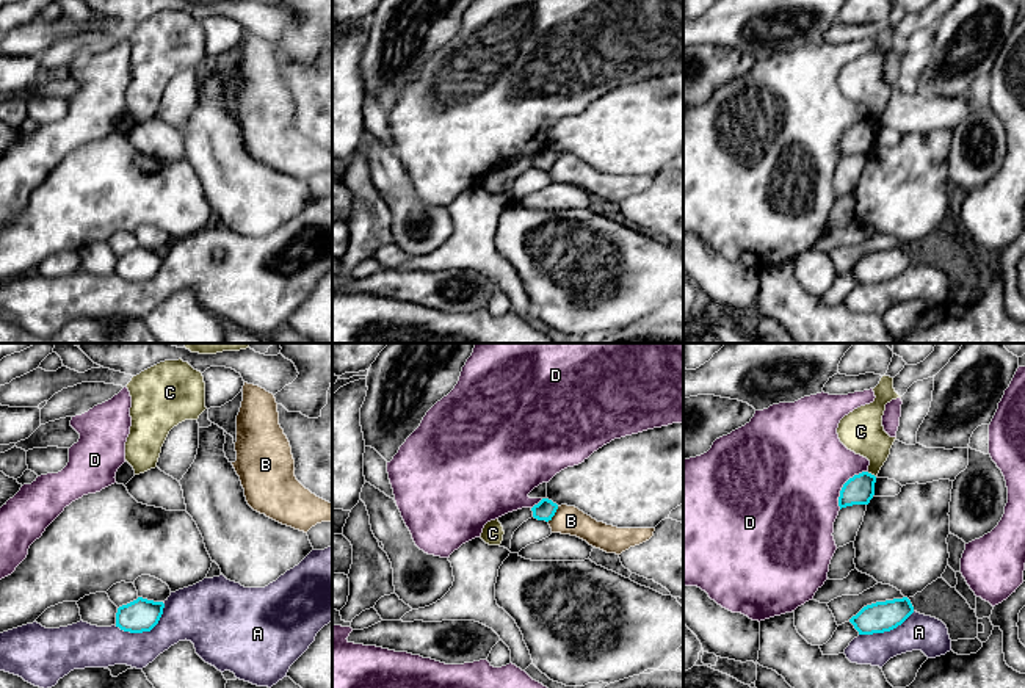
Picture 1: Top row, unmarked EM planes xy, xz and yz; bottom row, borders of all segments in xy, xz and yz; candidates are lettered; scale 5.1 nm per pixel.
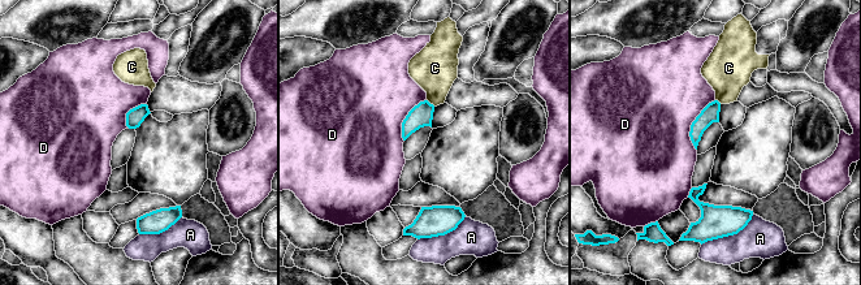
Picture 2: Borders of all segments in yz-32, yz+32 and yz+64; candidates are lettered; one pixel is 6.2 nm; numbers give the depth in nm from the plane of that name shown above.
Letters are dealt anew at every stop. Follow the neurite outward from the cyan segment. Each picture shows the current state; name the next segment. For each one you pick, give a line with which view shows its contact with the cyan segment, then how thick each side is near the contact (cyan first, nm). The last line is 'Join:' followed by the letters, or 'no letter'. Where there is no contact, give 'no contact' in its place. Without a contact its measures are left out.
Join: no letter

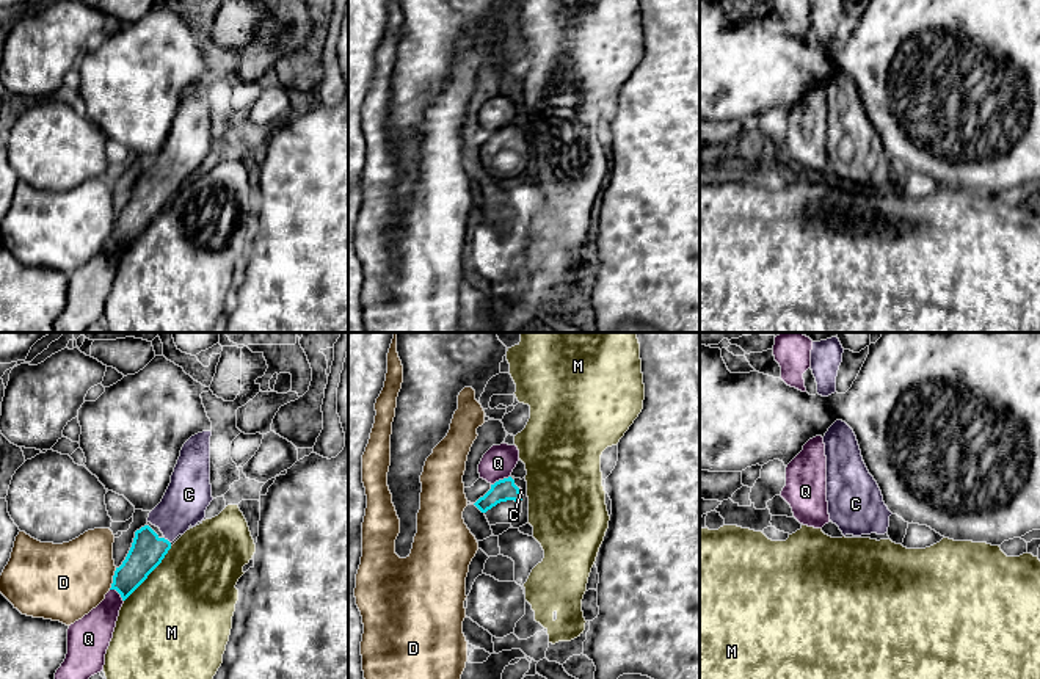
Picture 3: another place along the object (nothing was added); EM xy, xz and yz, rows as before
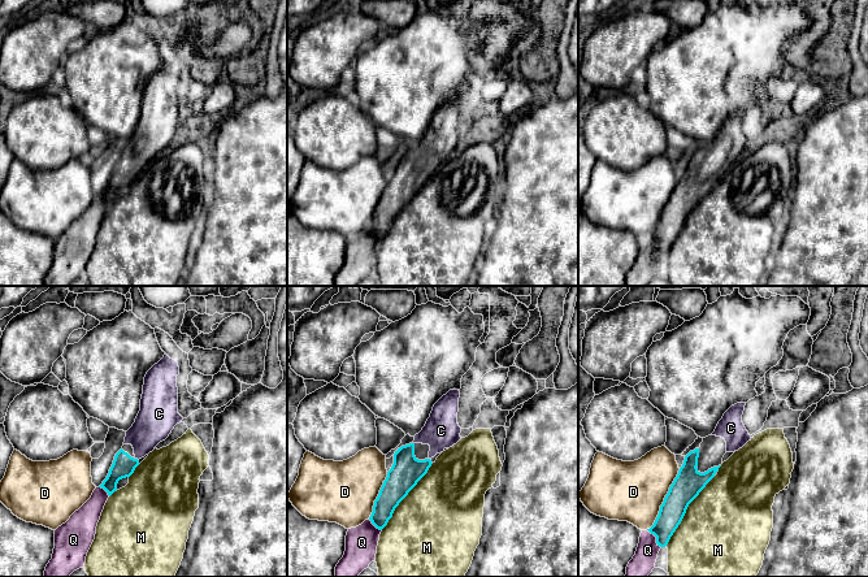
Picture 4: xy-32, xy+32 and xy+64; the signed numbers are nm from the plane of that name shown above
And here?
C: xy | 170/220 nm
Join: C

